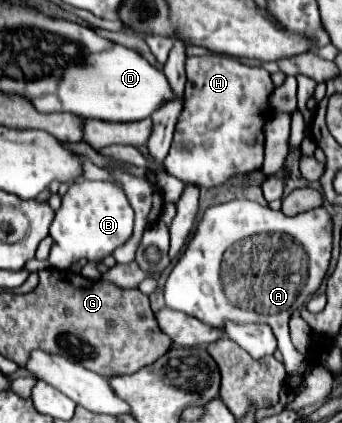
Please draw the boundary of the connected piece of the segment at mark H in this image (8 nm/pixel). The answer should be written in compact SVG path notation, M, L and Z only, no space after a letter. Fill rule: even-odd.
M204 55L186 59L186 77L184 109L163 163L166 171L185 184L216 187L232 175L260 169L264 161L262 125L270 117L268 95L274 89L270 73L242 65L234 57Z

